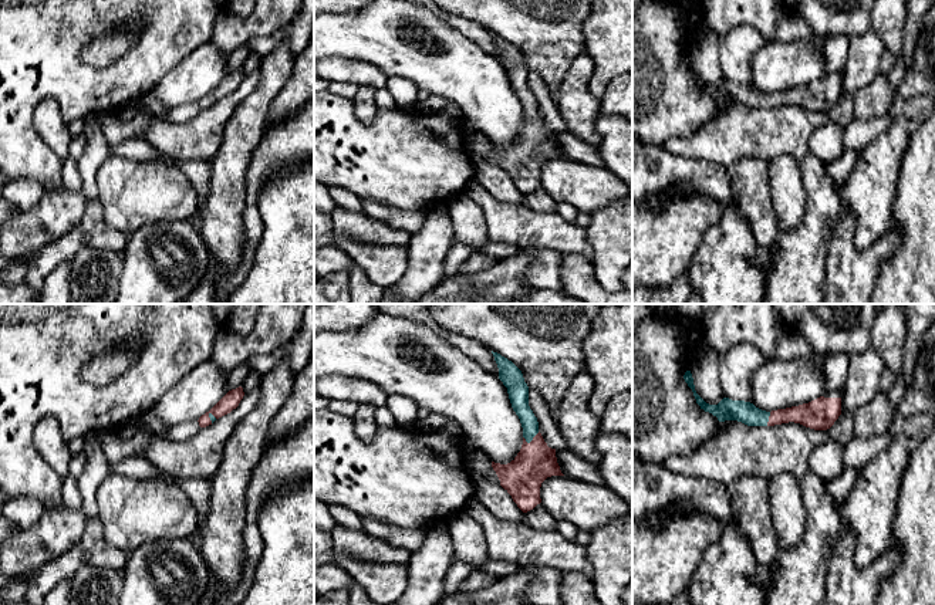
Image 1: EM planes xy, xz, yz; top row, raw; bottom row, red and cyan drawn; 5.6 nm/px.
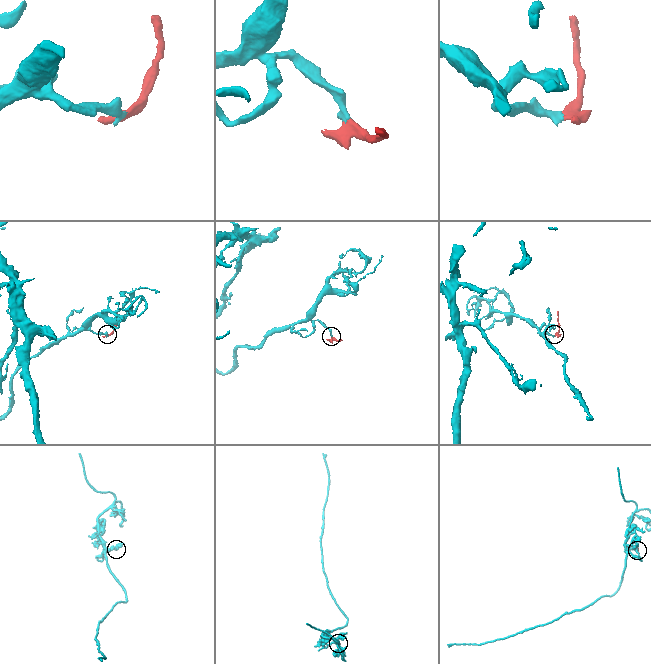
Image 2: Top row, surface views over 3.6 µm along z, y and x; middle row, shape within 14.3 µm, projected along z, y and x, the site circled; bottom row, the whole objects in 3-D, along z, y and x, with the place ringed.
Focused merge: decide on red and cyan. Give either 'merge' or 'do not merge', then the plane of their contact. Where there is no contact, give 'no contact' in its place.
merge | xz

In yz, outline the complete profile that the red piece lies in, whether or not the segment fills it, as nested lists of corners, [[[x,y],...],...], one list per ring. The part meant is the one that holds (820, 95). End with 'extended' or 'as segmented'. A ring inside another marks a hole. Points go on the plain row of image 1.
[[[691,53],[685,54],[683,61],[692,71],[701,91],[716,98],[719,104],[737,102],[747,108],[774,108],[794,104],[814,112],[827,112],[841,97],[843,70],[830,72],[809,85],[766,94],[750,84],[729,80],[723,80],[718,87],[709,87],[696,75]]] | extended

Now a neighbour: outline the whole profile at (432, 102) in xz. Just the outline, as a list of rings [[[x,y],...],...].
[[[428,95],[422,102],[418,102],[418,112],[439,112],[449,101],[439,95]]]

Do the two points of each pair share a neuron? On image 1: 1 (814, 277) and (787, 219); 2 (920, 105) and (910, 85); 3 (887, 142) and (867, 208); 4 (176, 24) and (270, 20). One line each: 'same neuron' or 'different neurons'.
1: different neurons
2: different neurons
3: same neuron
4: different neurons

